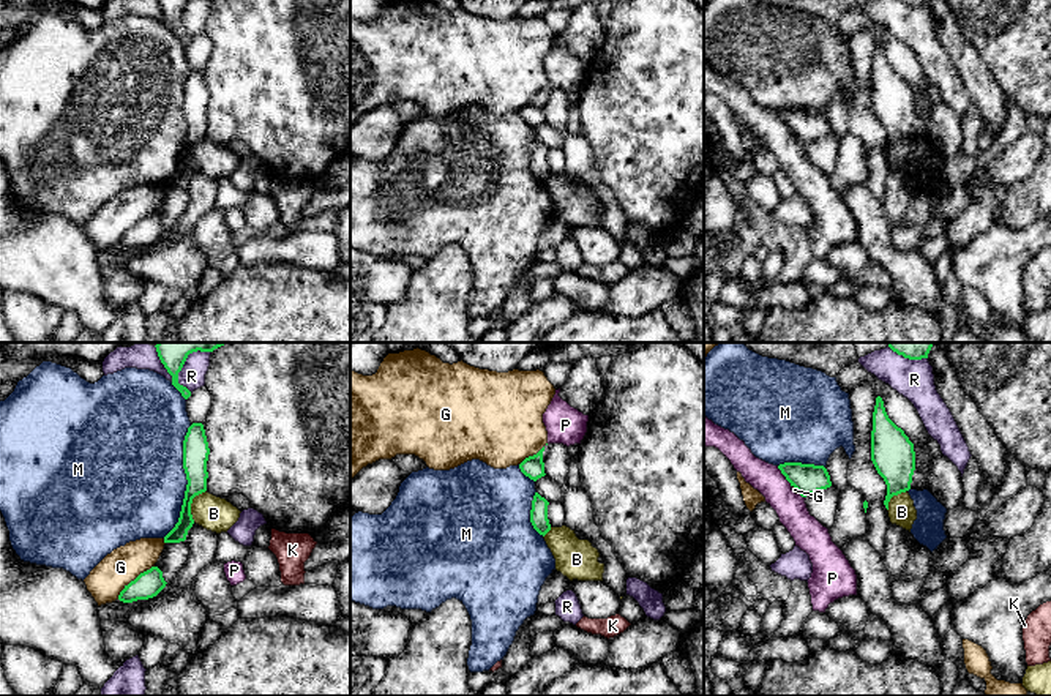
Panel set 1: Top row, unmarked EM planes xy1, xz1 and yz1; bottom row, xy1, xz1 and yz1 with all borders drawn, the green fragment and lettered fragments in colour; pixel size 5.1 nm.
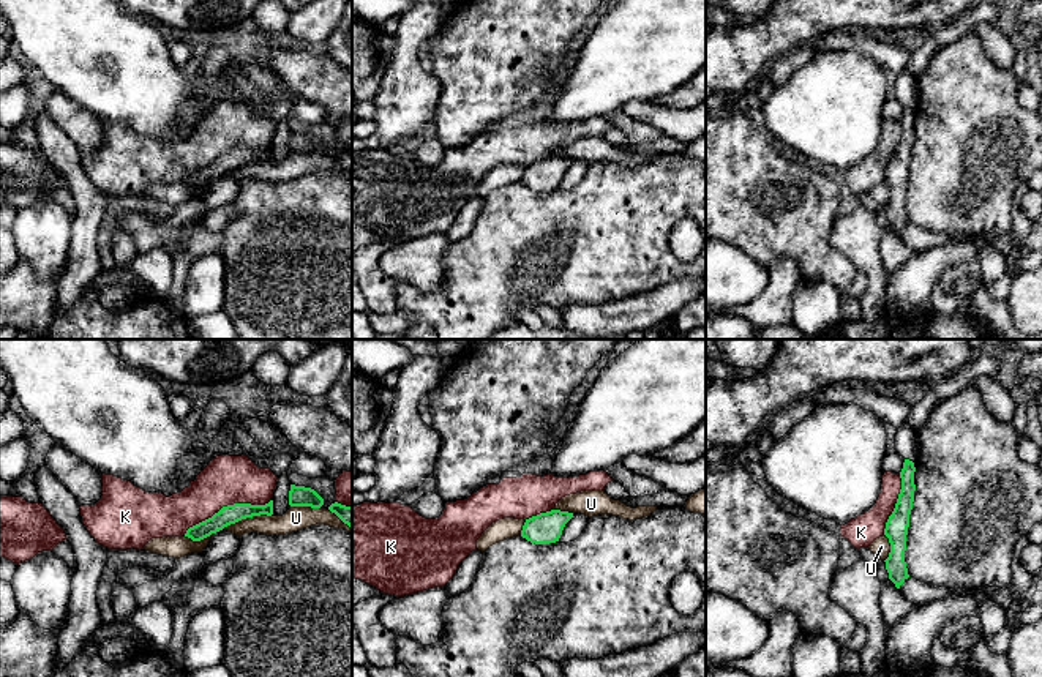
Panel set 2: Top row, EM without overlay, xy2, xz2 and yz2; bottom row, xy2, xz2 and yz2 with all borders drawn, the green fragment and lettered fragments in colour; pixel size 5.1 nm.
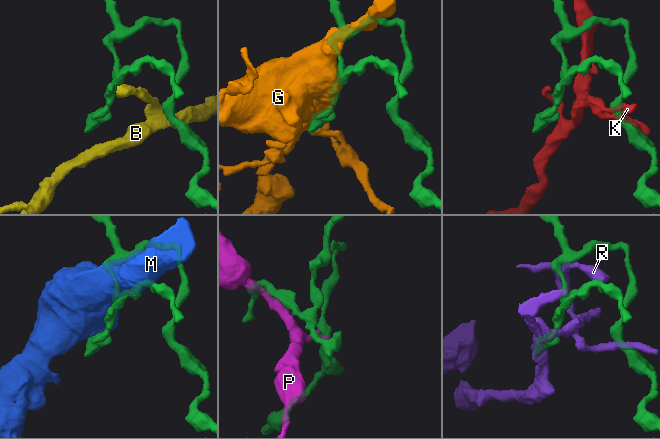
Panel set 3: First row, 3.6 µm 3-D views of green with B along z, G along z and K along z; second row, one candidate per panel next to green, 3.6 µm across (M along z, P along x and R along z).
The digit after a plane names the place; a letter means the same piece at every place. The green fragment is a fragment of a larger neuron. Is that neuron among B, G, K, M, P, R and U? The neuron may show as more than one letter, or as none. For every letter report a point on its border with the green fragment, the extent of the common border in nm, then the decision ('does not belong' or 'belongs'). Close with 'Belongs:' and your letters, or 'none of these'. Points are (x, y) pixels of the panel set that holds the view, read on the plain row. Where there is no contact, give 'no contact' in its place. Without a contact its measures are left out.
B: contact xy1 (191, 149); length 180 nm; does not belong
G: contact xy1 (134, 226); length 260 nm; does not belong
K: contact xy2 (228, 152); length 480 nm; belongs
M: contact xy1 (188, 128); length 600 nm; does not belong
P: contact yz1 (785, 122); length 130 nm; does not belong
R: contact xy1 (177, 21); length 200 nm; does not belong
U: contact xy2 (247, 163); length 260 nm; does not belong
Belongs: K

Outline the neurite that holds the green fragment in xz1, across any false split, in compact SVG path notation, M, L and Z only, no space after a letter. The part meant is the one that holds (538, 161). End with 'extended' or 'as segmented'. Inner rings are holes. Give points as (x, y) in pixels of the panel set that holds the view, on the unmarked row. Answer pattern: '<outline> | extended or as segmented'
M535 139L530 156L530 169L533 175L543 183L551 177L551 170L548 166L548 152L549 148L538 139Z | as segmented

